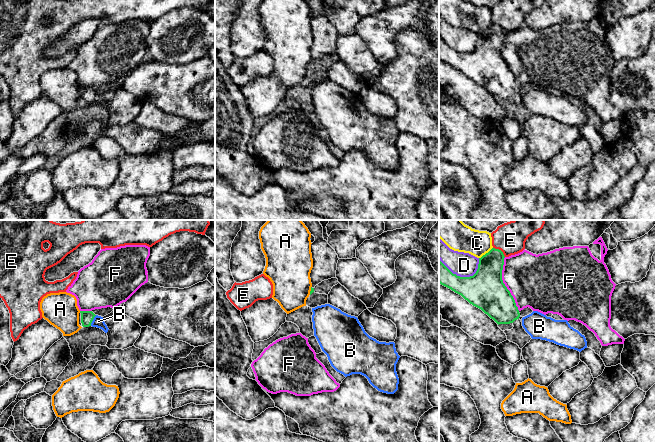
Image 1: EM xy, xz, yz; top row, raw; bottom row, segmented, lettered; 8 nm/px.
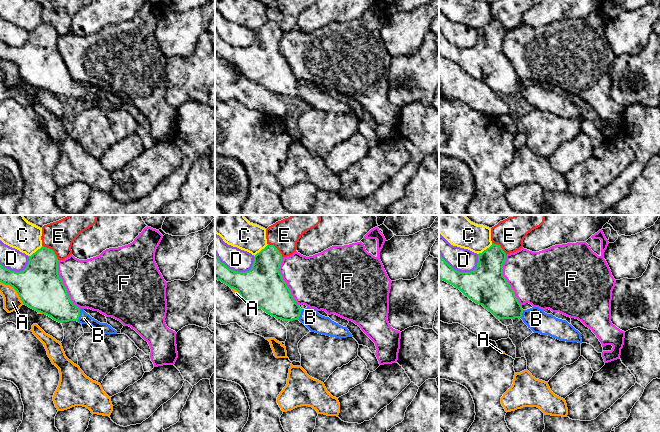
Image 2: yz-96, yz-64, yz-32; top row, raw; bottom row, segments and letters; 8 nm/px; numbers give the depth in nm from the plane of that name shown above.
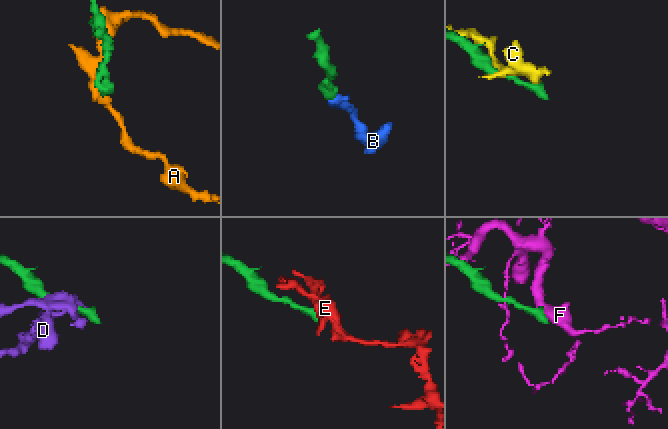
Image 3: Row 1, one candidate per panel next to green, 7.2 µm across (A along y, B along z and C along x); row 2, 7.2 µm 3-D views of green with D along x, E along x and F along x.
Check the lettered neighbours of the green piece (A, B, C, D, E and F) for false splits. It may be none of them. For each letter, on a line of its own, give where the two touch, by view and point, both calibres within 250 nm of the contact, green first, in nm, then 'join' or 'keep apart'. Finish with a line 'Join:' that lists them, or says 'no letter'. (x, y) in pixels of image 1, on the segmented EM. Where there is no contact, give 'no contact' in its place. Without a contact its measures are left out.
A: xz (311, 290) | 30/340 nm | keep apart
B: xy (92, 320) | 100/90 nm | join
C: yz (486, 253) | 260/220 nm | keep apart
D: yz (461, 277) | 300/190 nm | keep apart
E: yz (500, 250) | 220/240 nm | keep apart
F: yz (504, 284) | 300/440 nm | keep apart
Join: B

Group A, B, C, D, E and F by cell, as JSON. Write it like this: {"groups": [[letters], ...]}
{"groups": [["A"], ["B"], ["C"], ["D"], ["E"], ["F"]]}

